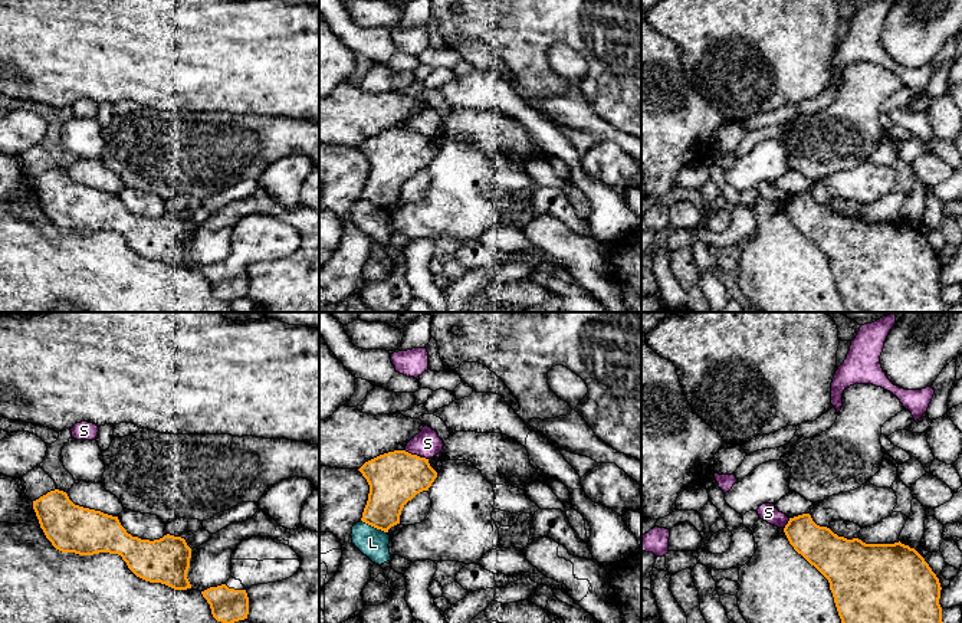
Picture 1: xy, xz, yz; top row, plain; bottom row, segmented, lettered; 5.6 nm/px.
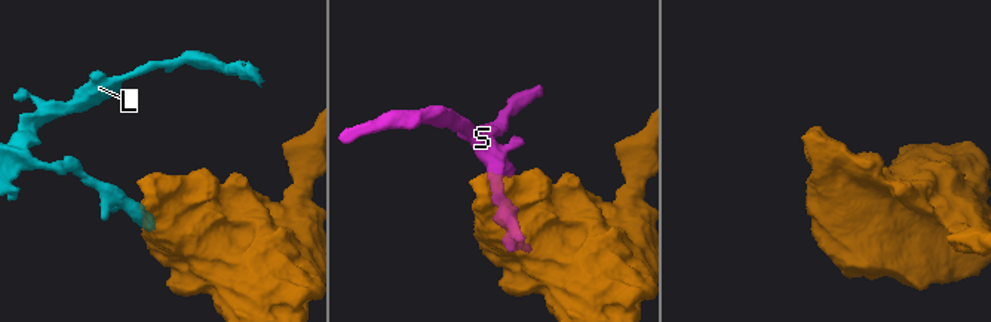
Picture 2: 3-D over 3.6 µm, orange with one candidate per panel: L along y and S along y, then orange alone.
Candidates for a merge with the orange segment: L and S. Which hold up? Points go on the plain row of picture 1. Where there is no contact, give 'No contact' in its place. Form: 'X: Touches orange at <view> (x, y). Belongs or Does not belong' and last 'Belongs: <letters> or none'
L: Touches orange at xz (374, 205). Does not belong
S: Touches orange at xz (416, 133). Does not belong
Belongs: none

